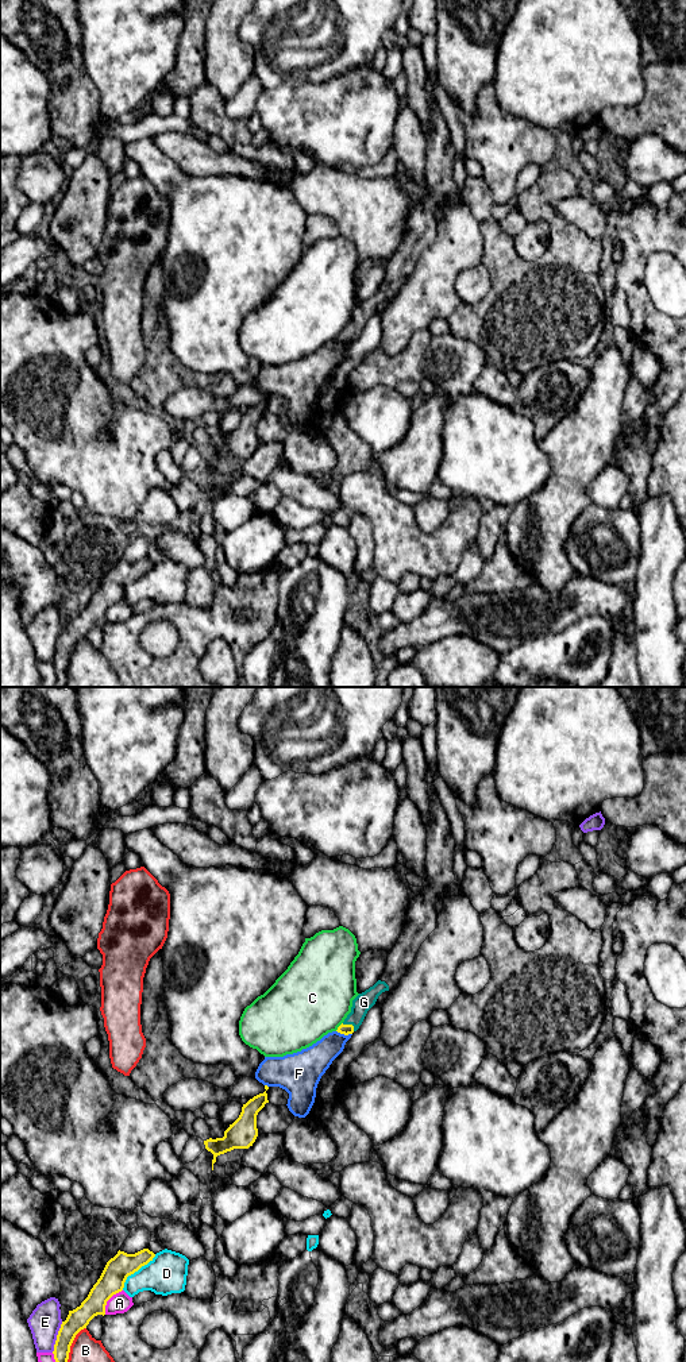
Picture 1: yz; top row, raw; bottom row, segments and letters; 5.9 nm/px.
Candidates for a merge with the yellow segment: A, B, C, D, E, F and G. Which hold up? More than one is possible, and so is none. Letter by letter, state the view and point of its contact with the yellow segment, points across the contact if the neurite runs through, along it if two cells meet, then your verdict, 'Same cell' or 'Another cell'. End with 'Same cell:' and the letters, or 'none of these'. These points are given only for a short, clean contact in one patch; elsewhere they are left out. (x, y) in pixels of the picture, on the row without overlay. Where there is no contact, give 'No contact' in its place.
A: Touches yellow at yz (108, 608). Boundary: yz (122, 598), (107, 610), (104, 622). Another cell
B: Touches yellow at yz (69, 660). Another cell
C: Touches yellow at yz (339, 335). Another cell
D: Touches yellow at yz (135, 579). Another cell
E: Touches yellow at yz (57, 645). Another cell
F: Touches yellow at yz (345, 343). Another cell
G: Touches yellow at yz (350, 334). Path across: yz (343, 338), (350, 334), (363, 311). Same cell
Same cell: G

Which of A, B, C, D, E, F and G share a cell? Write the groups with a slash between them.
A / B / C / D / E / F / G

